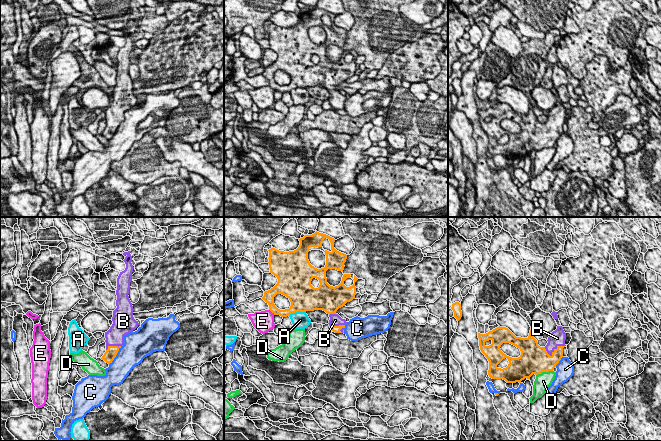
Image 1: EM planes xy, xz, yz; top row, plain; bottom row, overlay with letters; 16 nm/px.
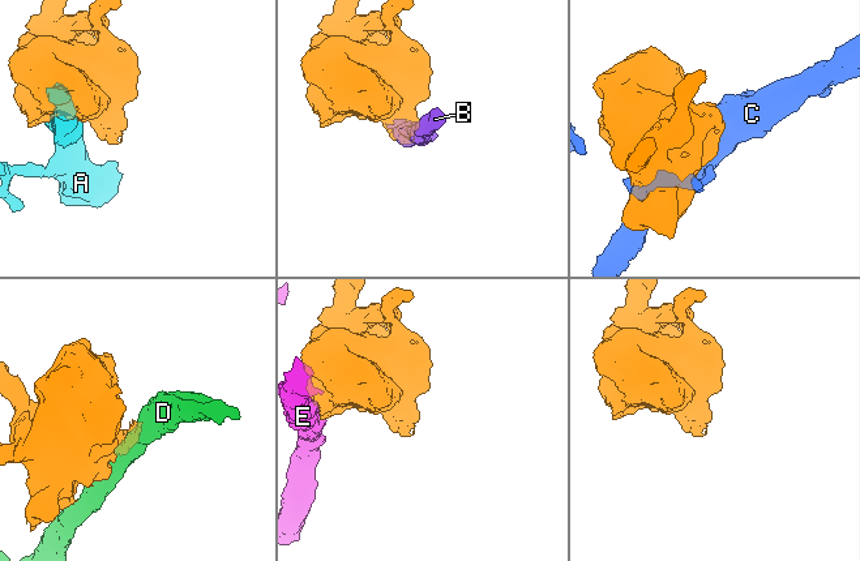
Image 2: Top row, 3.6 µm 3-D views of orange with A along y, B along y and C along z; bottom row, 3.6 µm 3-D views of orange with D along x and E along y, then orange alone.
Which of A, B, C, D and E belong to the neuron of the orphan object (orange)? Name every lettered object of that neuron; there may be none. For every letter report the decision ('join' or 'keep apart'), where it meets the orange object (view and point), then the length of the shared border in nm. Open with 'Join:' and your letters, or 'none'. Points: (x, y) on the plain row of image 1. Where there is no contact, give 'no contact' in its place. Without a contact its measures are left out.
Join: B
A: keep apart | xz (296, 87) | 280 nm
B: join | yz (554, 127) | 340 nm
C: keep apart | xy (116, 130) | 360 nm
D: keep apart | yz (544, 147) | 280 nm
E: keep apart | xz (272, 88) | 130 nm

